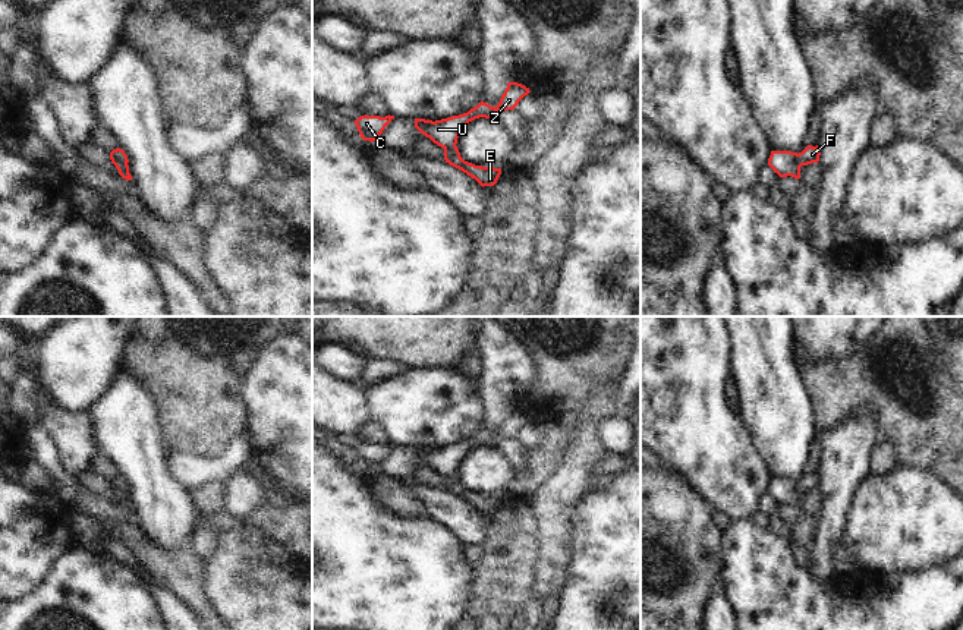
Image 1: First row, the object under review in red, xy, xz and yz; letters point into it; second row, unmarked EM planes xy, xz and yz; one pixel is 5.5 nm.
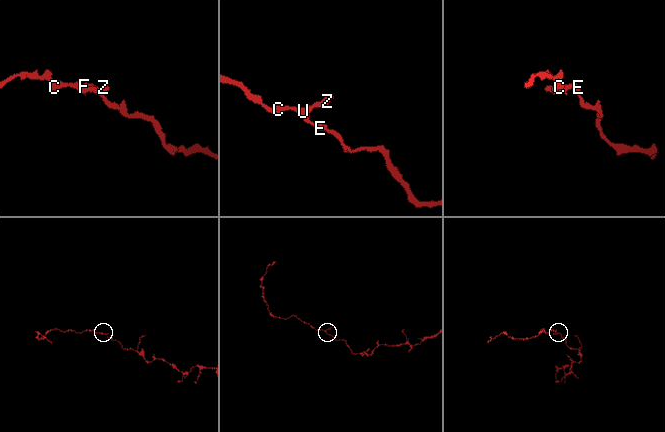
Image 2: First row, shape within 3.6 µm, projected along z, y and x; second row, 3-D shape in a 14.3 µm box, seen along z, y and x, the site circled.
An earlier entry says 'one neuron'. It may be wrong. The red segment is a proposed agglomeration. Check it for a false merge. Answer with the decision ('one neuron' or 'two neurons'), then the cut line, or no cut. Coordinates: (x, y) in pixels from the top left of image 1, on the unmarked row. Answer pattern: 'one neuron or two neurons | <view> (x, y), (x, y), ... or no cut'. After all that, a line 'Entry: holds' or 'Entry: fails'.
one neuron | no cut
Entry: holds

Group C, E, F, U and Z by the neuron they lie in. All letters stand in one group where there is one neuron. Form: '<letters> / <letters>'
C E F U Z

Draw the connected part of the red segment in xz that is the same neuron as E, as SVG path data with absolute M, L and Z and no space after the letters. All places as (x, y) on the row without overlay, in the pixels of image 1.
M509 410L504 422L500 426L500 431L495 435L491 435L490 432L481 429L468 441L459 444L451 444L435 450L415 447L415 456L444 478L446 491L475 507L482 516L494 514L501 503L501 497L482 495L465 489L456 475L457 466L469 450L479 445L494 447L495 441L514 438L519 429L529 420L529 416L526 416L525 413Z

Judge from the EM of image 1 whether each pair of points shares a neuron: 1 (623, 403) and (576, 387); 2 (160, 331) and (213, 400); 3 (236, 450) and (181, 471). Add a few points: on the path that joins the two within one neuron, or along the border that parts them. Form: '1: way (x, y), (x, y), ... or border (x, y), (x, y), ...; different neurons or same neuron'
1: border (625, 369), (617, 384); different neurons
2: way (178, 349), (194, 365), (195, 383); same neuron
3: way (223, 463), (217, 469), (194, 471); same neuron

